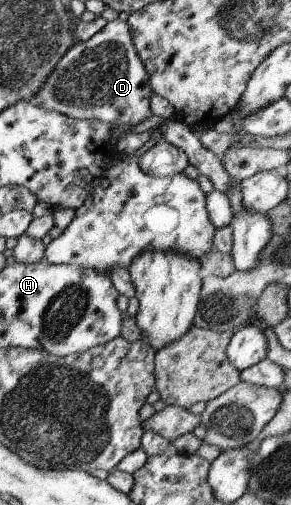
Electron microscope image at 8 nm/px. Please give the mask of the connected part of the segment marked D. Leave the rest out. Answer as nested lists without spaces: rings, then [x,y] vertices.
[[[115,19],[105,23],[91,39],[75,41],[30,101],[45,111],[57,111],[71,119],[132,126],[153,116],[149,111],[151,94],[147,72],[131,41],[128,21]]]

